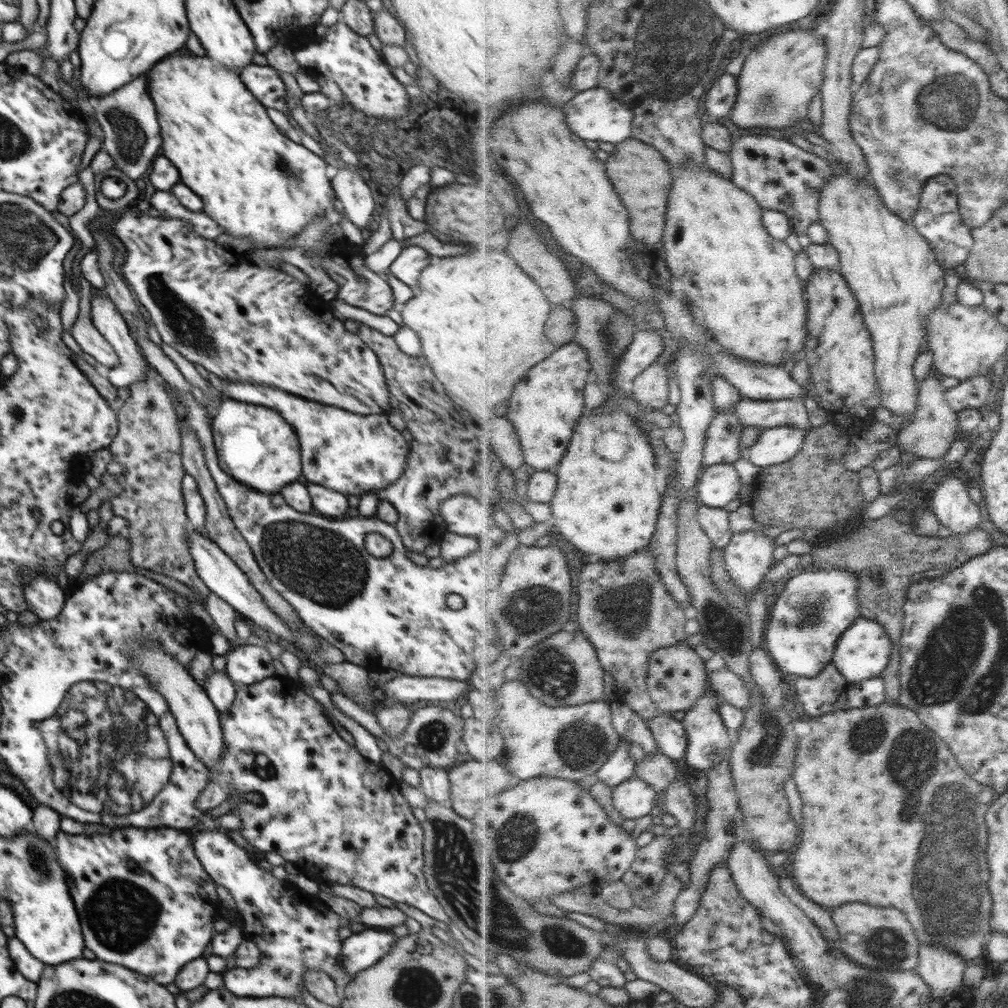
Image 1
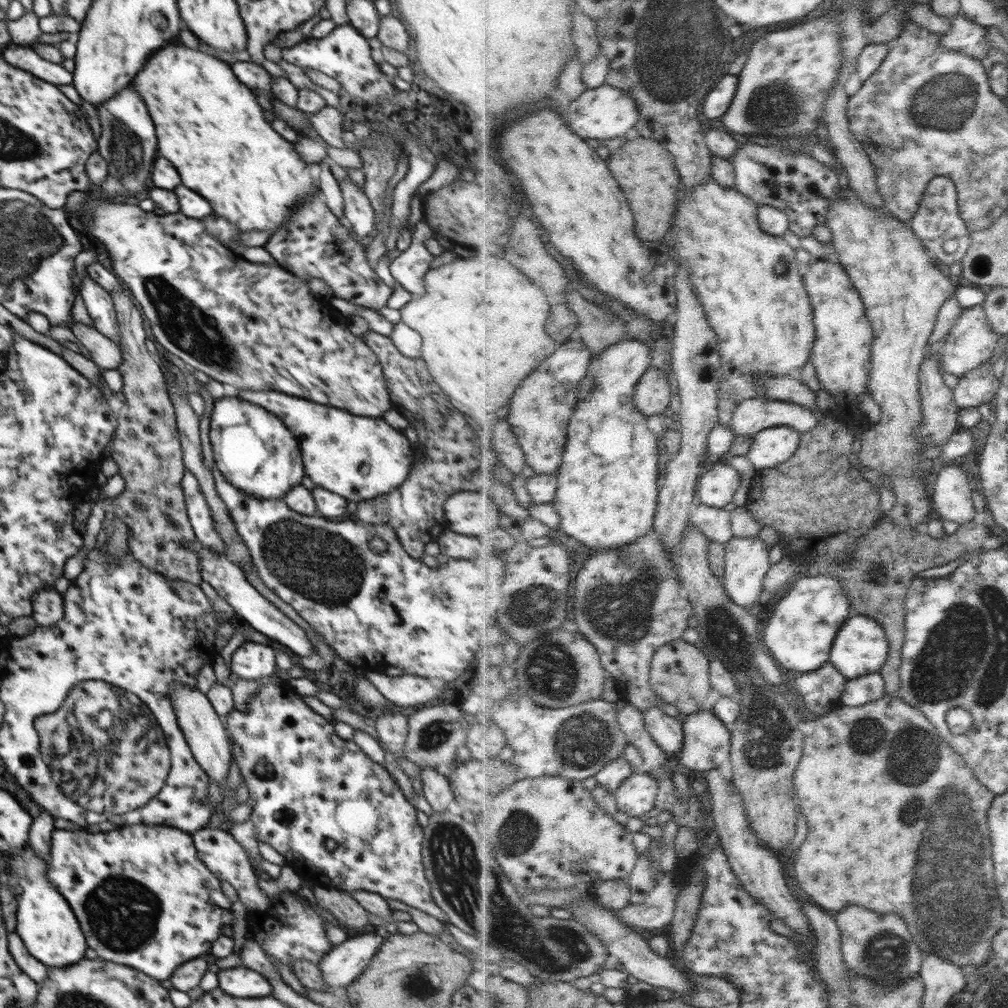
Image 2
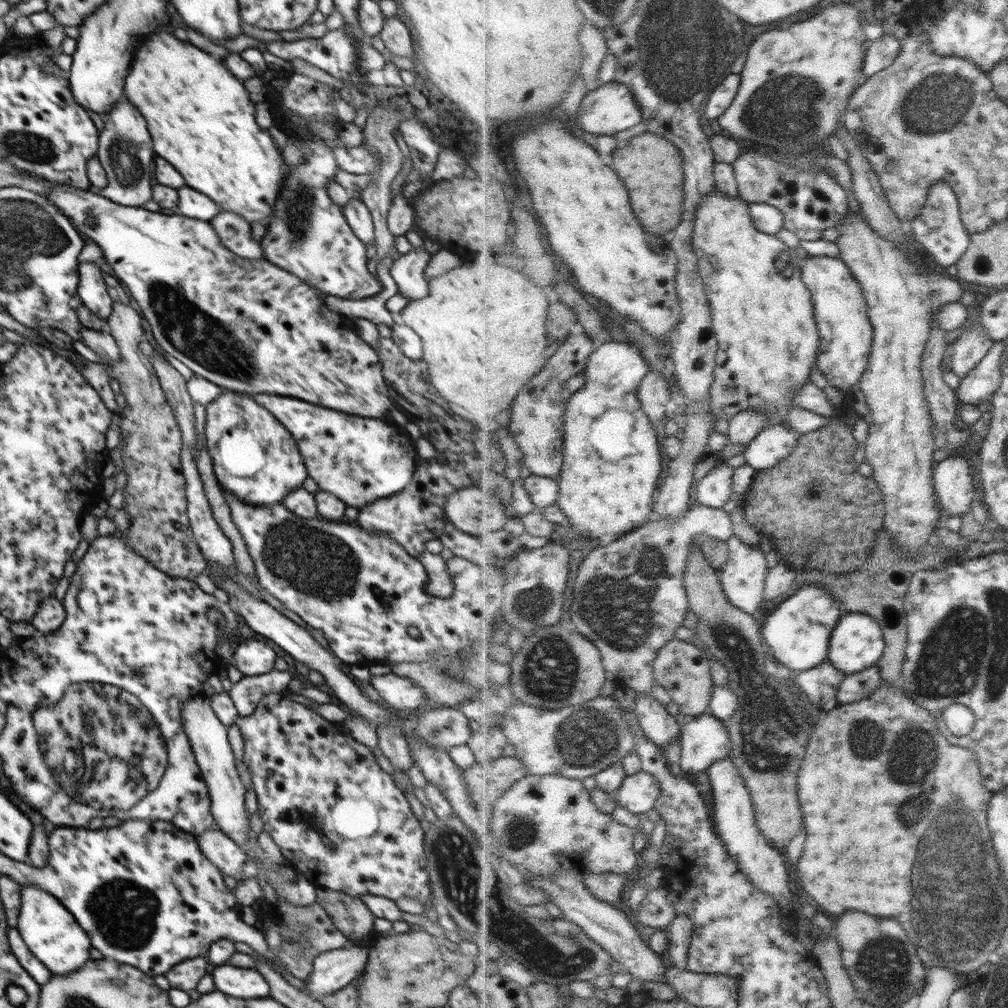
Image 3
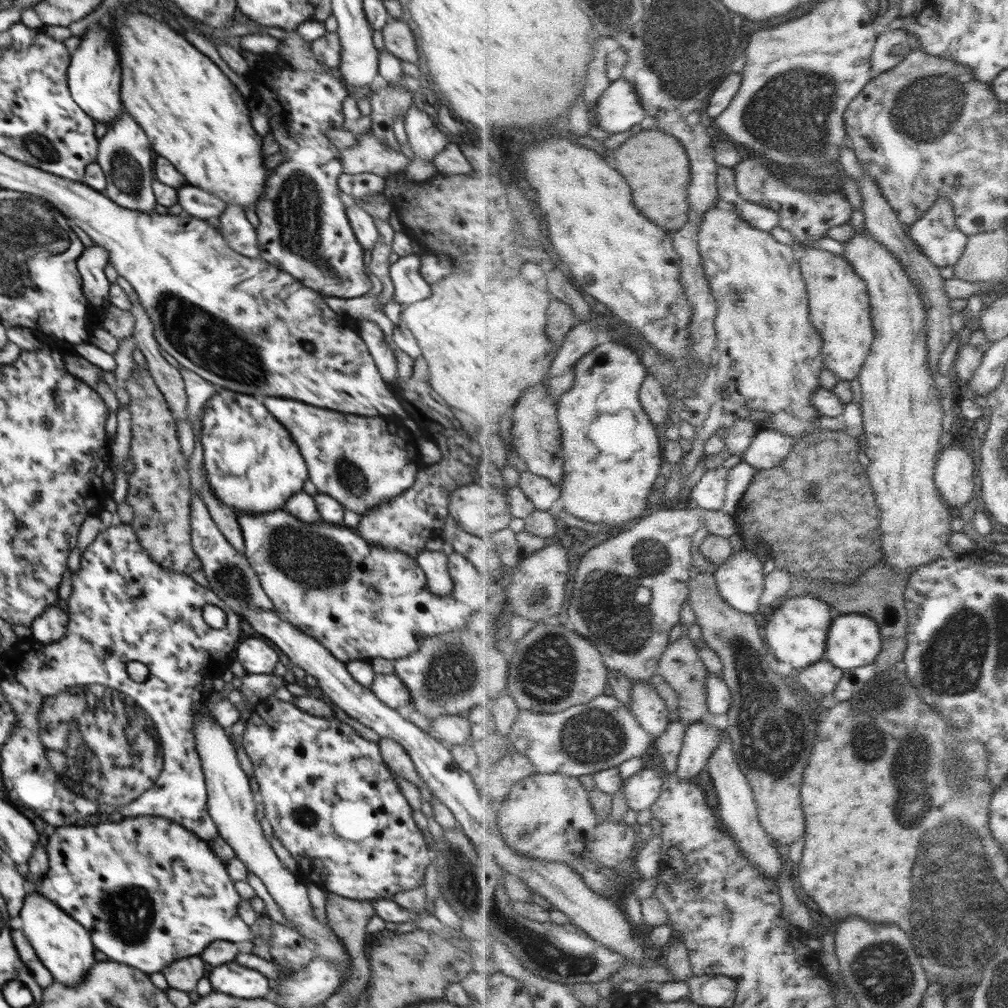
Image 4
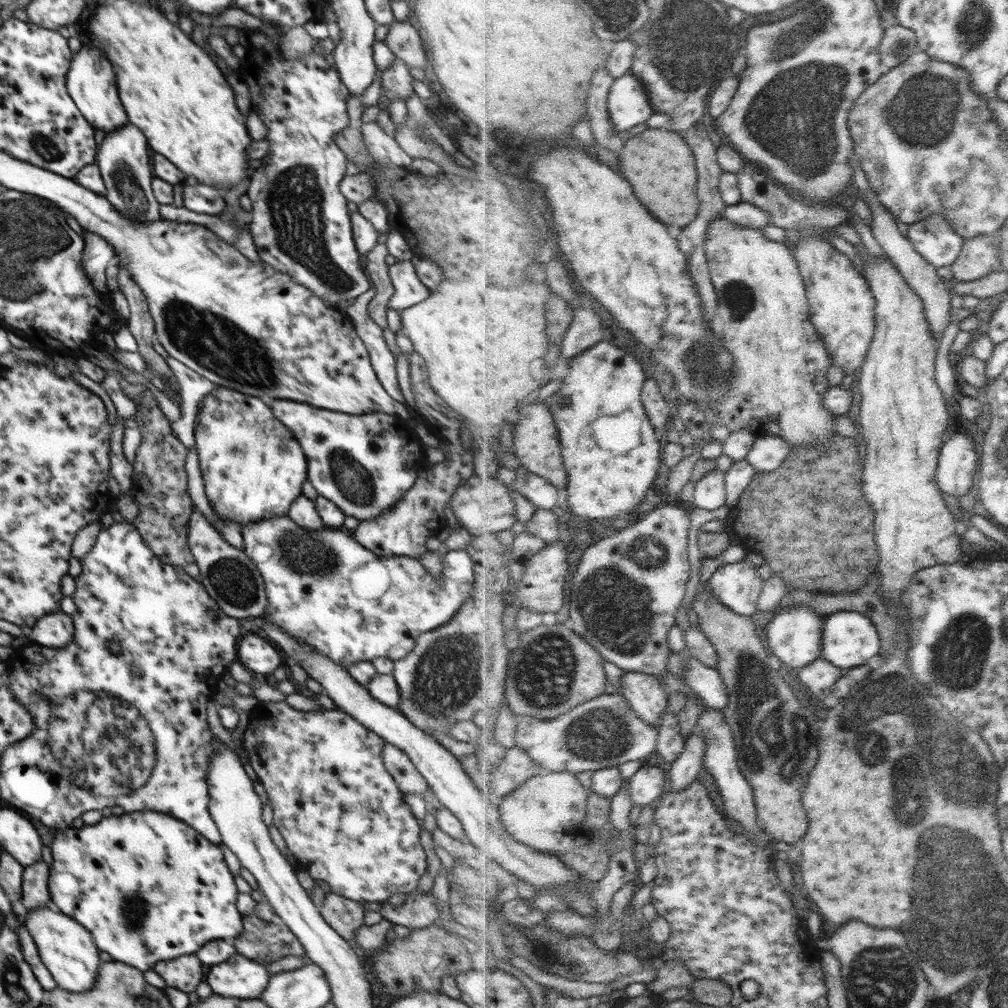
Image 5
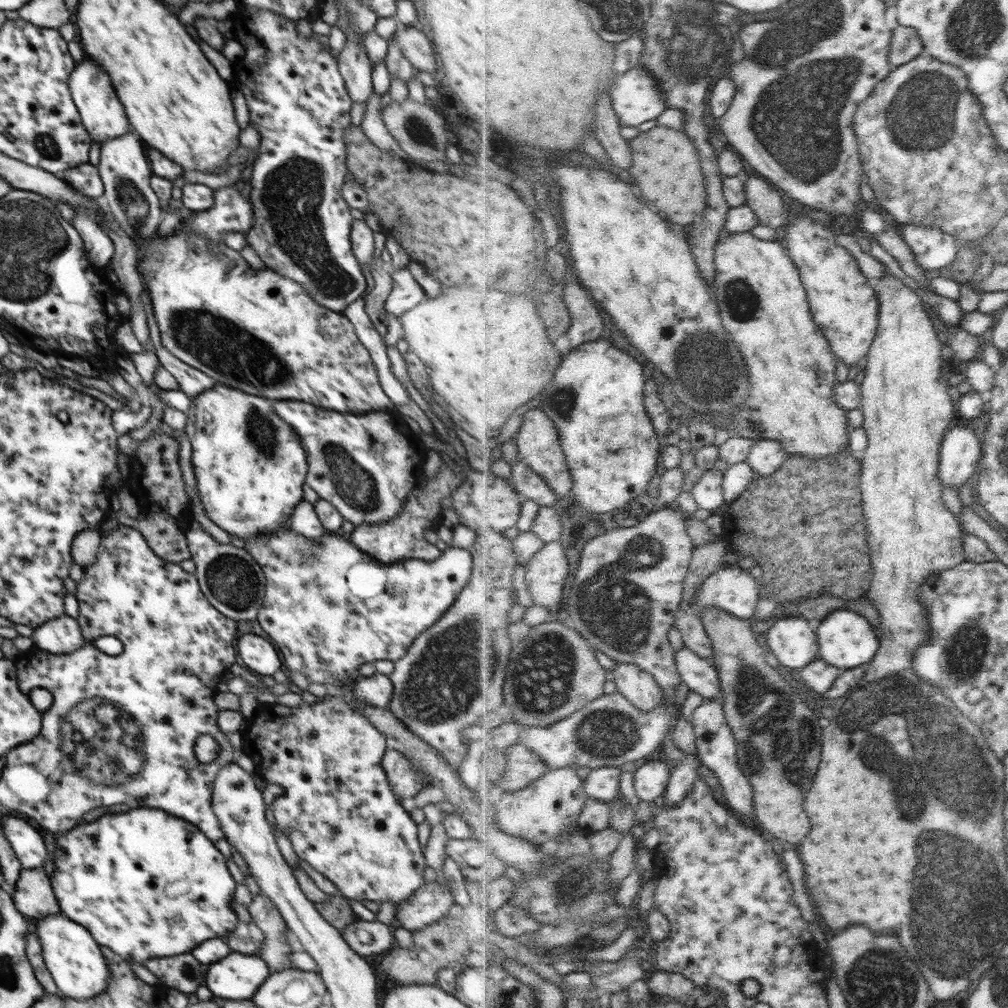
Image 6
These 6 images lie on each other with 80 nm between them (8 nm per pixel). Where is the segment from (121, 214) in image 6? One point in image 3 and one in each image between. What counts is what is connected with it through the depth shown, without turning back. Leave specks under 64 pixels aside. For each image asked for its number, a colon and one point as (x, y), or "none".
3: (126, 151)
4: (124, 154)
5: (124, 159)

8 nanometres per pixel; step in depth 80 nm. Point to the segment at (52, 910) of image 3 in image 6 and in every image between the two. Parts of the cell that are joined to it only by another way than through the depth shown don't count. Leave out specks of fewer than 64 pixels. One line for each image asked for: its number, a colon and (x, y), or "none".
4: (64, 946)
5: (67, 949)
6: (73, 958)

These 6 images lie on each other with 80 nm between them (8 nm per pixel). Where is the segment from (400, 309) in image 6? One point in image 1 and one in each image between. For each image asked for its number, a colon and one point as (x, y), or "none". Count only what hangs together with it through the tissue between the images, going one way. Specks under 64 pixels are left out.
1: (413, 259)
2: (408, 269)
3: (408, 271)
4: (410, 287)
5: (408, 289)

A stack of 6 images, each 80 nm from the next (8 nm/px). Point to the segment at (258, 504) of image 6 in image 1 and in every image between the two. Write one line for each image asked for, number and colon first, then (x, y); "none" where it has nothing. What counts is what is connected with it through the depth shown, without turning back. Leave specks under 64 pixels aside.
1: (255, 445)
2: (257, 454)
3: (254, 457)
4: (253, 465)
5: (253, 468)

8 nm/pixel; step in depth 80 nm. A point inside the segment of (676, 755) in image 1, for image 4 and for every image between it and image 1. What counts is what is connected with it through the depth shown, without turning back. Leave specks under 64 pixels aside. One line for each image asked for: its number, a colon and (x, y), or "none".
2: (670, 732)
3: (661, 726)
4: (651, 709)

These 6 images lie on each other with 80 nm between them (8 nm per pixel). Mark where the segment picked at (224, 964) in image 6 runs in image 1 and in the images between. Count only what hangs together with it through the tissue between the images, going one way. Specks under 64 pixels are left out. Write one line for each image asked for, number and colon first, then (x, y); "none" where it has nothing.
1: (296, 932)
2: (240, 982)
3: (240, 983)
4: (238, 981)
5: (237, 977)

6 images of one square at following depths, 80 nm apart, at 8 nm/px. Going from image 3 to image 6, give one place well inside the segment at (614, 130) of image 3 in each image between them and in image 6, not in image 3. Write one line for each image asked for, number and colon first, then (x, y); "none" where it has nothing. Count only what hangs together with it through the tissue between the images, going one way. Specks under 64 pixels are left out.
4: (621, 108)
5: (630, 103)
6: (638, 96)

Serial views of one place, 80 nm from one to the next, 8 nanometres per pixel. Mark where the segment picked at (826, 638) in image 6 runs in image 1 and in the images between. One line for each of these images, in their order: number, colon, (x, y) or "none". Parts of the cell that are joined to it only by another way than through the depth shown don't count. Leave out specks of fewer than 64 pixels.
1: (865, 650)
2: (863, 646)
3: (859, 642)
4: (855, 640)
5: (851, 638)

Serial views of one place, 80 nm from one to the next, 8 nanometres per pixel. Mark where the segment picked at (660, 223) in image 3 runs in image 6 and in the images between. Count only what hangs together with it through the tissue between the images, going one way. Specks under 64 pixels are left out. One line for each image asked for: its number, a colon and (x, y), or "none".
4: (657, 163)
5: (660, 162)
6: (667, 164)

